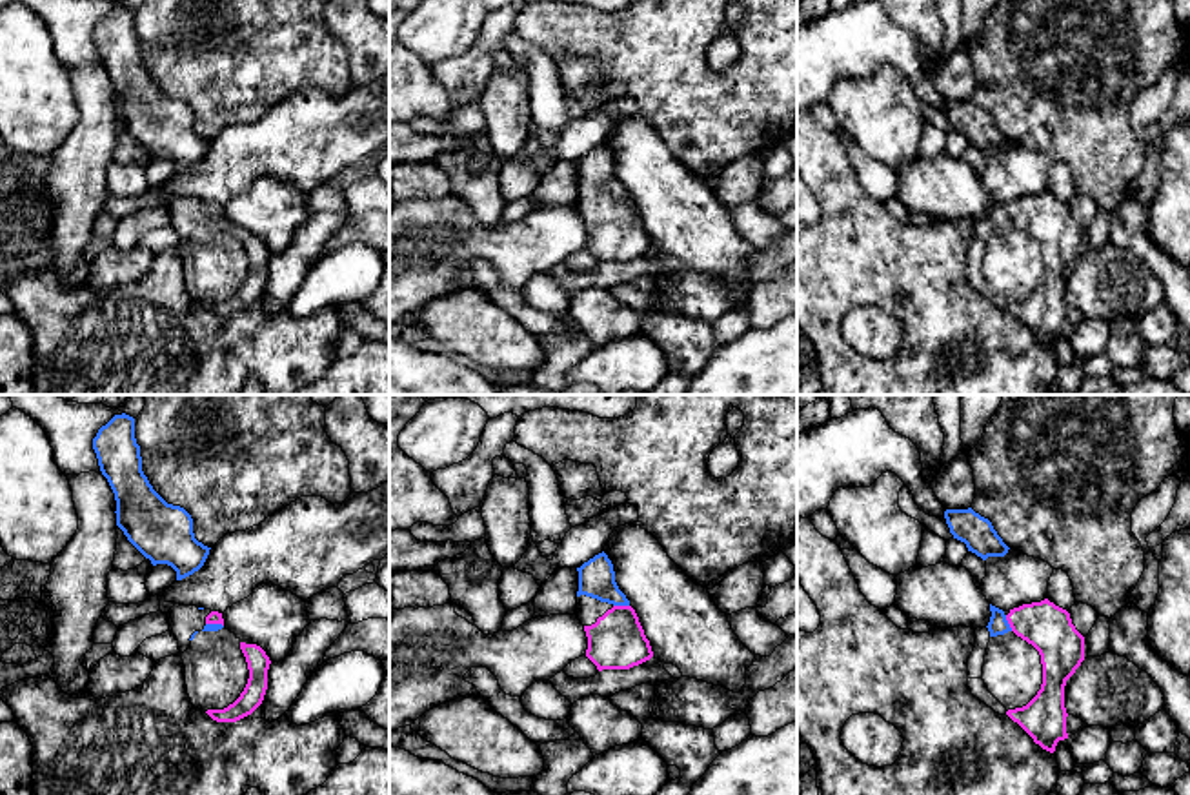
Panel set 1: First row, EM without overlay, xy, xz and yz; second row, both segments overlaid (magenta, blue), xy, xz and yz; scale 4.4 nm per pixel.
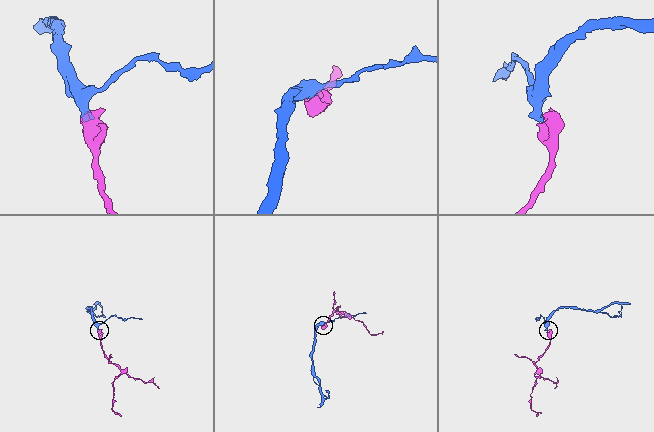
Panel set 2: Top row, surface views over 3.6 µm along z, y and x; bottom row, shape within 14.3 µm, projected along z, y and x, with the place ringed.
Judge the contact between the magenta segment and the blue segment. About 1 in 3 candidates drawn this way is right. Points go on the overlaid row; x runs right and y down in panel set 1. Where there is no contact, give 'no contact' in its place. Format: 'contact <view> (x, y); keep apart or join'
contact xz (621, 606); join

